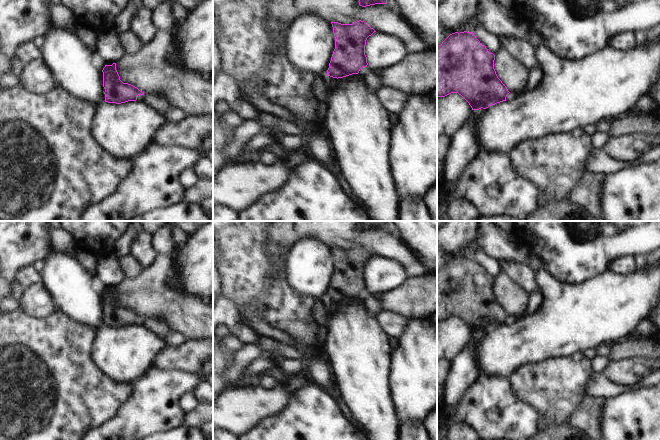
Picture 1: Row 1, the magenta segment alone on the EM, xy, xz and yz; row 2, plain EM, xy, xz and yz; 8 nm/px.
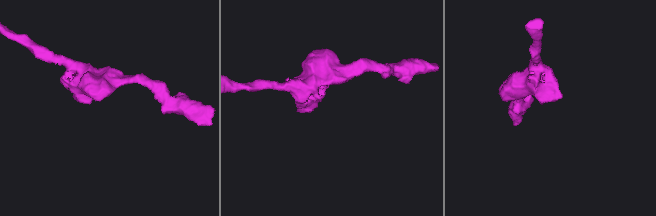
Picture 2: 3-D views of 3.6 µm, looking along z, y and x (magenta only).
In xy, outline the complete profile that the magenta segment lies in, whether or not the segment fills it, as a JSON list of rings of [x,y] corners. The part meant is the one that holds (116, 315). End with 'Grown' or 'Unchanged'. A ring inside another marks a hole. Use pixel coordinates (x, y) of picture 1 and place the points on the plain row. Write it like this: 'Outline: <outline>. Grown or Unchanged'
Outline: [[[116,287],[105,289],[103,296],[103,311],[105,313],[105,326],[121,328],[136,325],[138,319],[144,319],[137,311],[123,307],[116,294]]]. Unchanged.

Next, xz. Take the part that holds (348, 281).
Outline: [[[361,244],[353,248],[331,248],[335,273],[326,300],[338,303],[358,298],[362,291],[368,289],[365,279],[366,264],[376,255]]]. Unchanged.

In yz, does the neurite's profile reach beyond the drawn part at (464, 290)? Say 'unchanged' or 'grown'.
unchanged

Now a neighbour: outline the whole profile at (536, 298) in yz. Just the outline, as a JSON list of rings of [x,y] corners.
[[[536,291],[530,295],[530,301],[528,303],[528,309],[525,315],[533,315],[542,304],[544,298],[541,291]]]

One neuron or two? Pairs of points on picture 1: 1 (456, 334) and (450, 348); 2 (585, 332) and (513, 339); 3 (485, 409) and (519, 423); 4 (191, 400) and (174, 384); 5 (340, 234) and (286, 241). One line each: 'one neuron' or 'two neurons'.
1: one neuron
2: one neuron
3: one neuron
4: two neurons
5: one neuron

